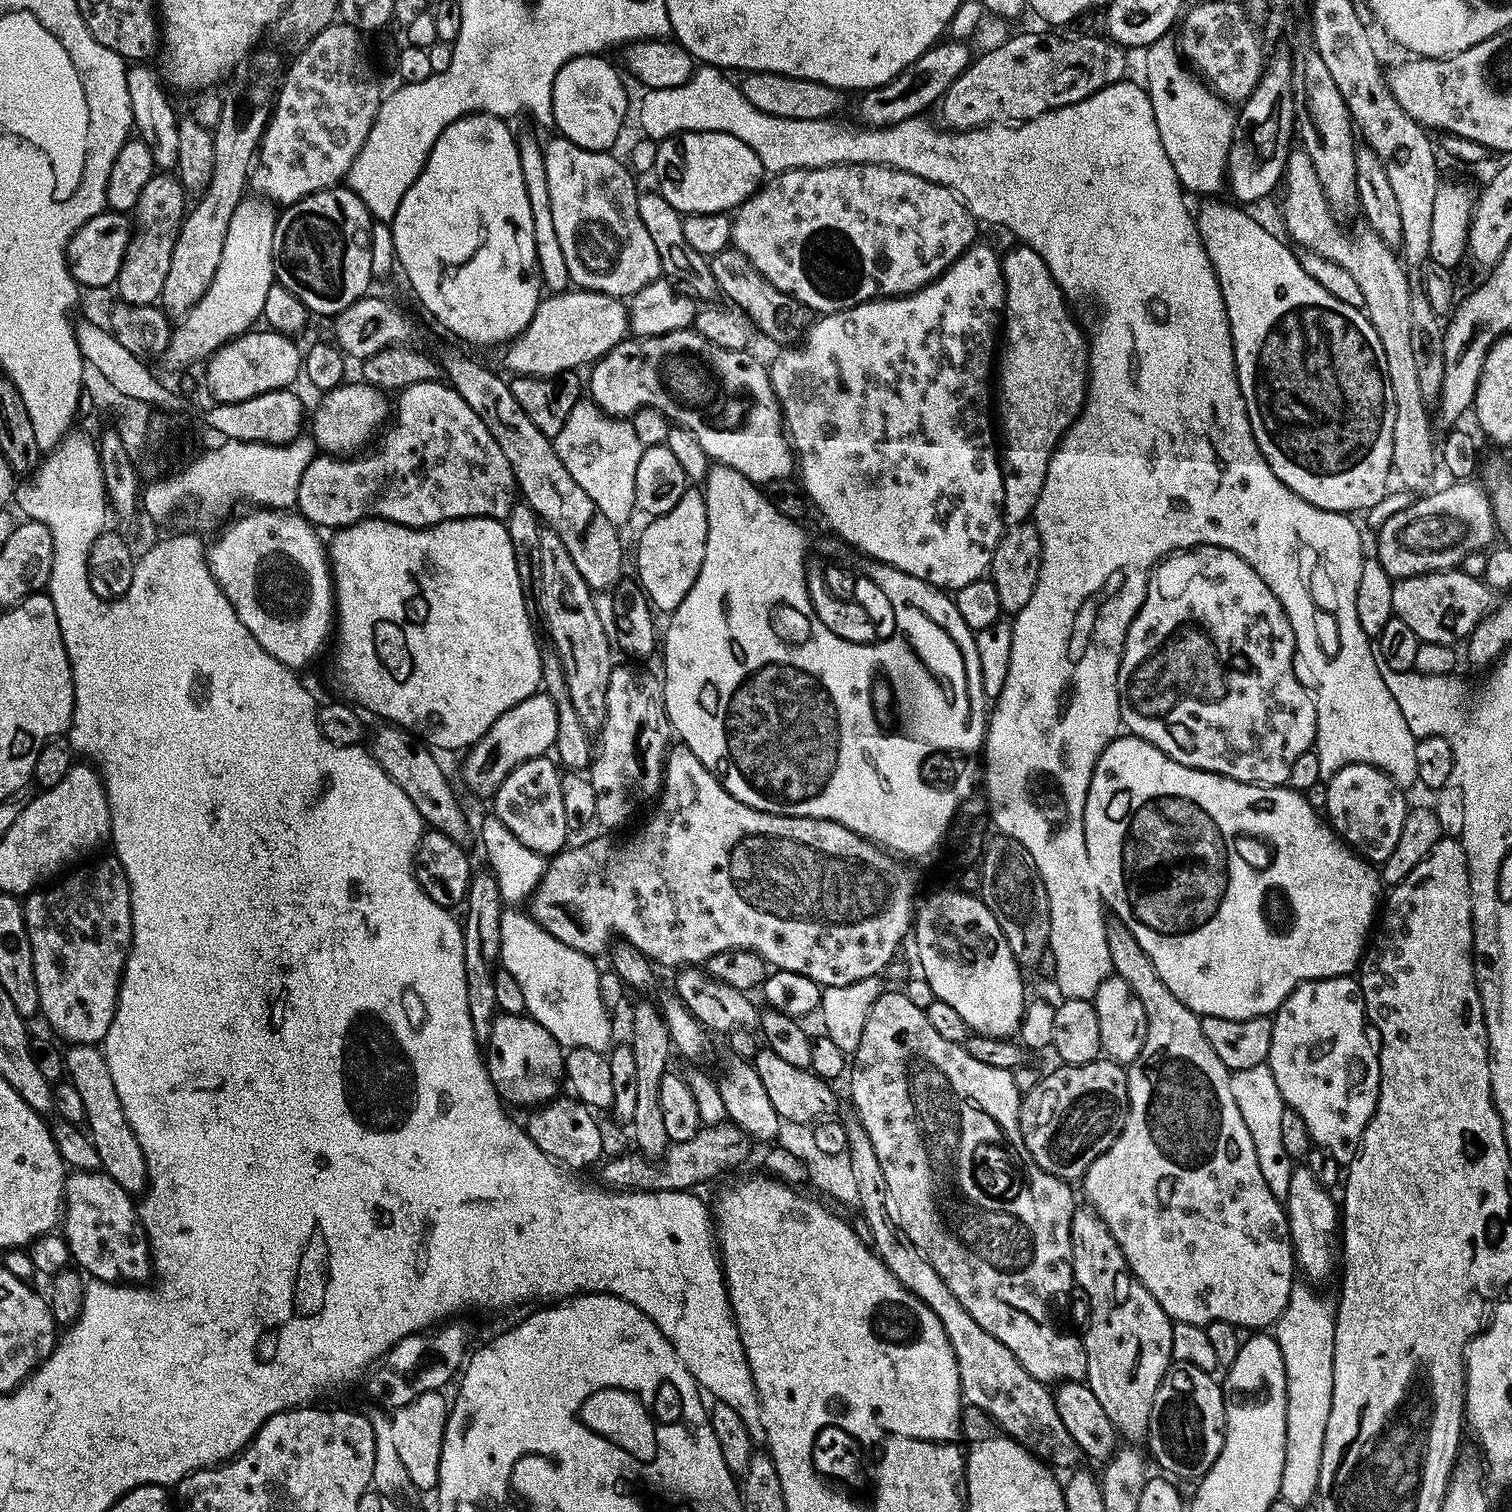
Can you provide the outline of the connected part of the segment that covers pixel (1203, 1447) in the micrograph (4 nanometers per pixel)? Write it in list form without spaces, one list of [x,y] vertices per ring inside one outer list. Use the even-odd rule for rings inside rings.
[[[1173,1363],[1171,1367],[1169,1367],[1168,1373],[1162,1378],[1162,1382],[1158,1386],[1158,1390],[1154,1394],[1154,1402],[1152,1403],[1152,1409],[1150,1410],[1150,1418],[1148,1419],[1148,1434],[1146,1437],[1146,1445],[1148,1444],[1147,1451],[1150,1453],[1152,1451],[1152,1456],[1154,1459],[1156,1459],[1156,1464],[1161,1473],[1167,1474],[1169,1477],[1175,1478],[1176,1480],[1180,1479],[1186,1479],[1186,1480],[1194,1480],[1199,1481],[1201,1476],[1205,1476],[1207,1472],[1212,1469],[1214,1466],[1214,1462],[1218,1462],[1218,1454],[1222,1454],[1222,1446],[1224,1445],[1224,1389],[1221,1387],[1221,1385],[1218,1383],[1218,1380],[1215,1380],[1217,1377],[1213,1375],[1211,1372],[1203,1372],[1201,1369],[1198,1368],[1198,1366],[1190,1365],[1190,1364],[1182,1364],[1182,1363]]]

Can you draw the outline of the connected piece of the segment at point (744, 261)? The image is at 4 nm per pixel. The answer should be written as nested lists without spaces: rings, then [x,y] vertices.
[[[729,246],[726,250],[714,254],[710,263],[717,289],[726,299],[733,300],[731,303],[749,317],[759,335],[761,332],[762,335],[777,340],[777,345],[780,346],[791,345],[803,337],[814,319],[812,309],[790,294],[776,289],[742,250]]]

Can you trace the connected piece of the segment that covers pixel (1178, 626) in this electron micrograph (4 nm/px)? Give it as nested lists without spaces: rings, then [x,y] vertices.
[[[1199,544],[1197,548],[1185,548],[1182,552],[1174,552],[1164,557],[1163,561],[1152,569],[1146,598],[1134,622],[1130,622],[1130,630],[1126,634],[1126,642],[1118,666],[1120,723],[1131,735],[1158,746],[1162,754],[1174,758],[1174,762],[1182,762],[1182,766],[1190,766],[1203,772],[1213,772],[1247,784],[1284,786],[1288,784],[1294,762],[1302,754],[1310,751],[1316,743],[1316,701],[1313,693],[1306,687],[1305,681],[1303,679],[1300,681],[1296,677],[1296,668],[1298,672],[1294,630],[1290,630],[1290,622],[1278,598],[1270,594],[1270,586],[1266,586],[1266,582],[1262,582],[1262,578],[1254,574],[1252,567],[1242,562],[1242,558],[1238,558],[1238,554],[1230,550],[1215,548],[1209,544]]]

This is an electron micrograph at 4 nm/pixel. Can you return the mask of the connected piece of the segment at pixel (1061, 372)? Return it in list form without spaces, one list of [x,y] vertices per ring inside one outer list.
[[[1015,246],[1003,253],[1000,265],[1004,275],[1004,315],[1002,317],[1002,347],[998,352],[998,375],[994,380],[994,412],[998,417],[998,440],[1002,445],[1004,493],[1002,510],[1005,525],[1027,524],[1038,506],[1042,482],[1060,439],[1068,427],[1080,417],[1088,396],[1088,336],[1076,325],[1073,309],[1064,292],[1054,282],[1054,274],[1034,254],[1034,250]]]

